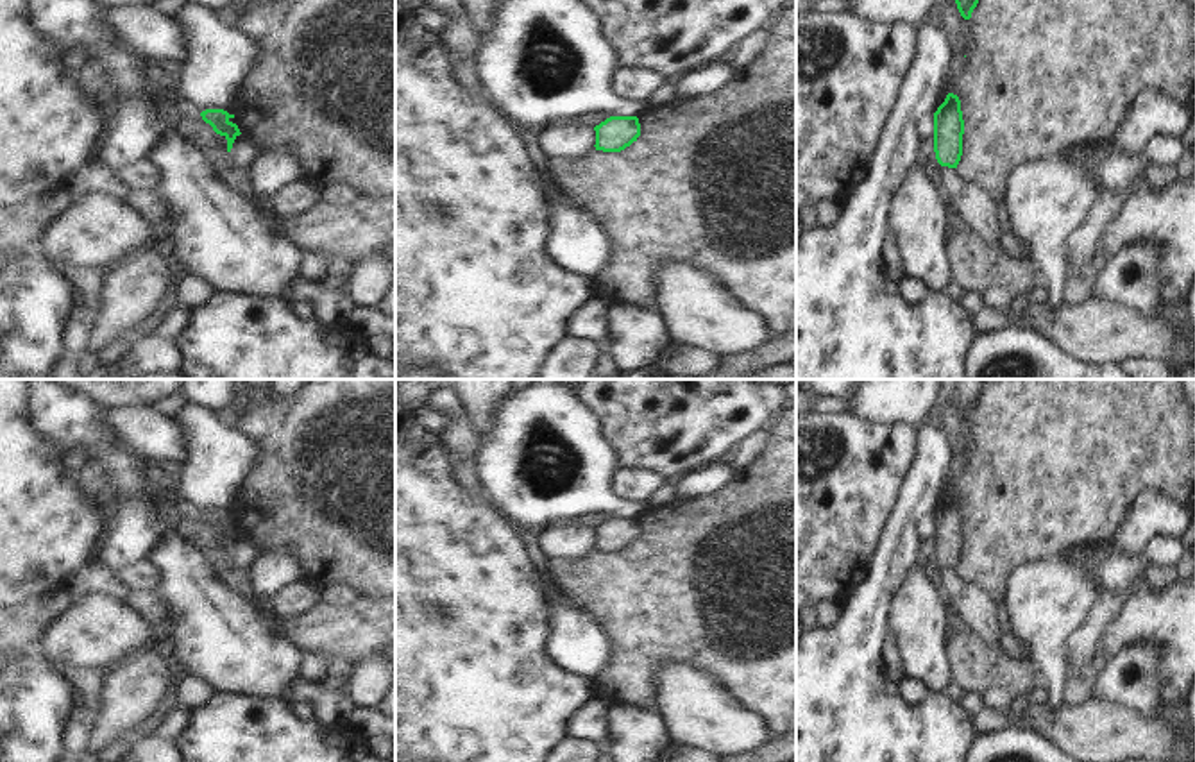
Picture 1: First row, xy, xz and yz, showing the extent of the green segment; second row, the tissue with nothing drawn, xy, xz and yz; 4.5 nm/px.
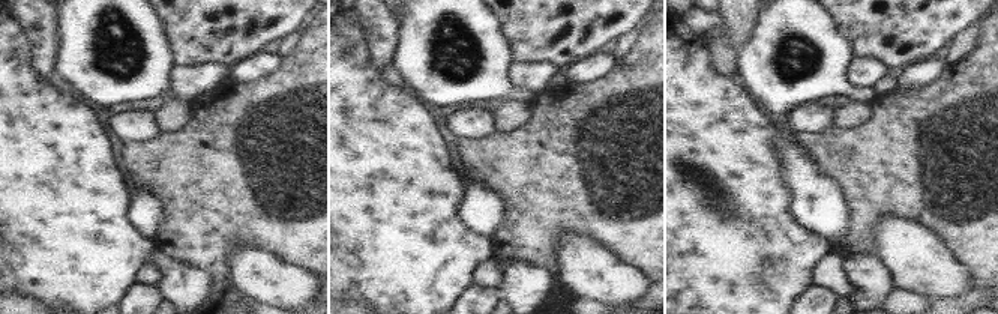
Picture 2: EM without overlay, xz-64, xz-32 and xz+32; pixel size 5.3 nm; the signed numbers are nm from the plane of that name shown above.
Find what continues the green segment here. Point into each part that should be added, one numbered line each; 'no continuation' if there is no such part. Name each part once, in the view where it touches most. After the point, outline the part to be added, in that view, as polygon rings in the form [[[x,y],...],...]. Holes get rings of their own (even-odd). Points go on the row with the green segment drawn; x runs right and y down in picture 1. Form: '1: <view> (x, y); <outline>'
no continuation

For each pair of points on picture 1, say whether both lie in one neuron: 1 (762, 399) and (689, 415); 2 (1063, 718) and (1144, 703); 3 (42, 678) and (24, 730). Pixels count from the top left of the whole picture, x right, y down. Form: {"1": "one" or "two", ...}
{"1": "one", "2": "two", "3": "one"}

